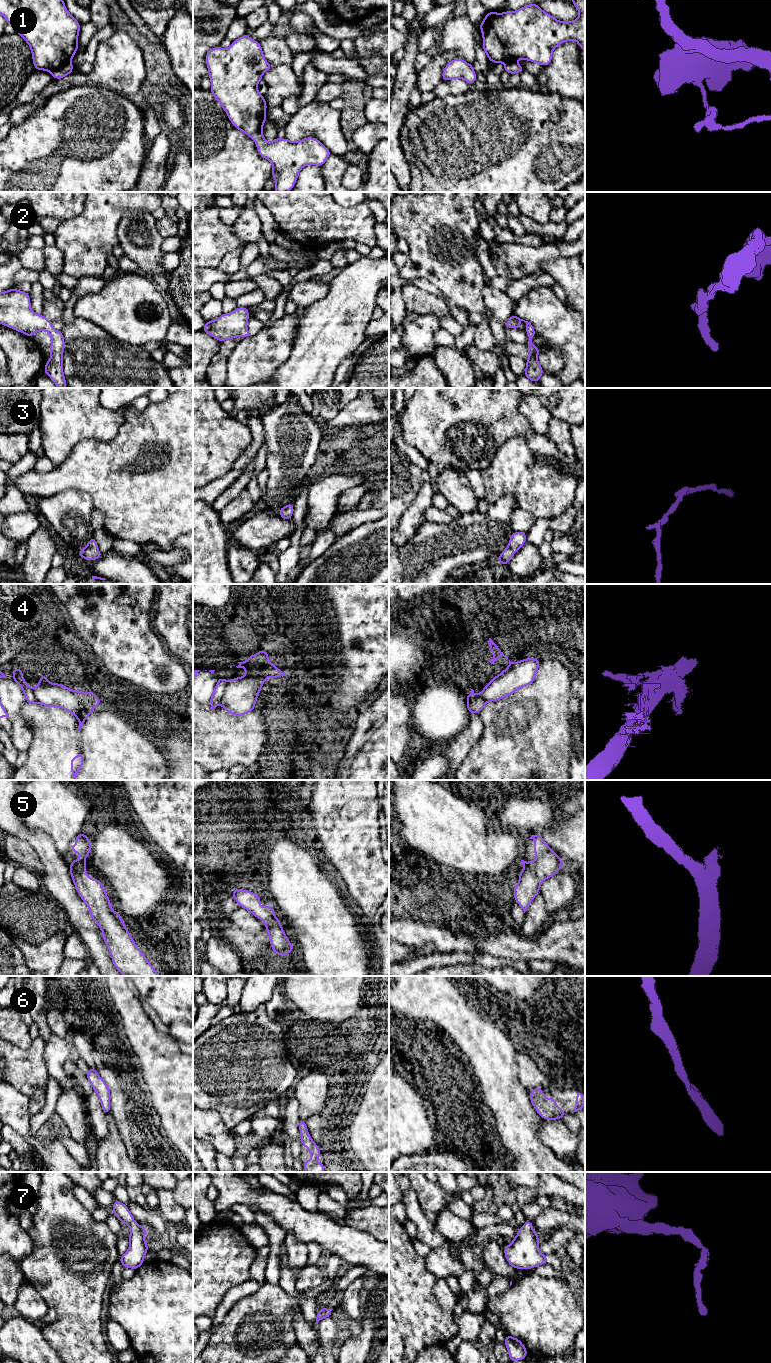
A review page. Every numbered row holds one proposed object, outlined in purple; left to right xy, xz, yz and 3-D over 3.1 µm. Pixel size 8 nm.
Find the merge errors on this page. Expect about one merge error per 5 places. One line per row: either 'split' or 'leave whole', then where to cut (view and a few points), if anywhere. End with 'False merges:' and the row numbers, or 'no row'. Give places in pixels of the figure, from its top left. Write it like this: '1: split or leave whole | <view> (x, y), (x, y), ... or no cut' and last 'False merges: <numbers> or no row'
1: split | xy (70, 60), (62, 63), (51, 72)
2: leave whole | no cut
3: leave whole | no cut
4: leave whole | no cut
5: leave whole | no cut
6: leave whole | no cut
7: leave whole | no cut
False merges: 1

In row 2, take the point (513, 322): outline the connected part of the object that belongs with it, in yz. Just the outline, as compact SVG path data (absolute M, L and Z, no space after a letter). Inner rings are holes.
M513 314L513 315L507 320L507 322L506 322L506 324L505 324L504 326L505 326L505 328L513 328L513 329L519 329L519 330L520 330L520 322L521 322L521 321L524 321L524 322L526 323L526 331L525 331L525 332L527 333L527 335L528 335L528 337L529 337L529 341L528 341L528 343L527 343L528 352L529 352L529 357L528 357L528 359L526 360L526 369L525 369L525 371L524 371L524 375L525 375L529 380L531 380L531 381L537 383L537 382L539 381L539 379L541 378L542 374L544 373L544 371L543 371L542 367L540 366L540 363L538 362L538 359L537 359L538 354L540 353L541 350L540 350L539 348L535 347L535 346L533 345L533 343L532 343L532 339L533 339L534 335L536 334L536 332L535 332L535 330L534 330L534 328L533 328L533 325L532 325L530 322L525 321L525 320L519 318L517 315Z

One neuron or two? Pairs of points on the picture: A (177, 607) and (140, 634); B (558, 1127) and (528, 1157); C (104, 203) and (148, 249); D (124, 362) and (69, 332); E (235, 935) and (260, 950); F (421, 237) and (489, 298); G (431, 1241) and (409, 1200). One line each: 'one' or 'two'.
A: two
B: two
C: two
D: one
E: one
F: two
G: one

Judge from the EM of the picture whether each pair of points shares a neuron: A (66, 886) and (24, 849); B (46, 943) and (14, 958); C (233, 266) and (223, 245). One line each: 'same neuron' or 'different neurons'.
A: different neurons
B: different neurons
C: different neurons

